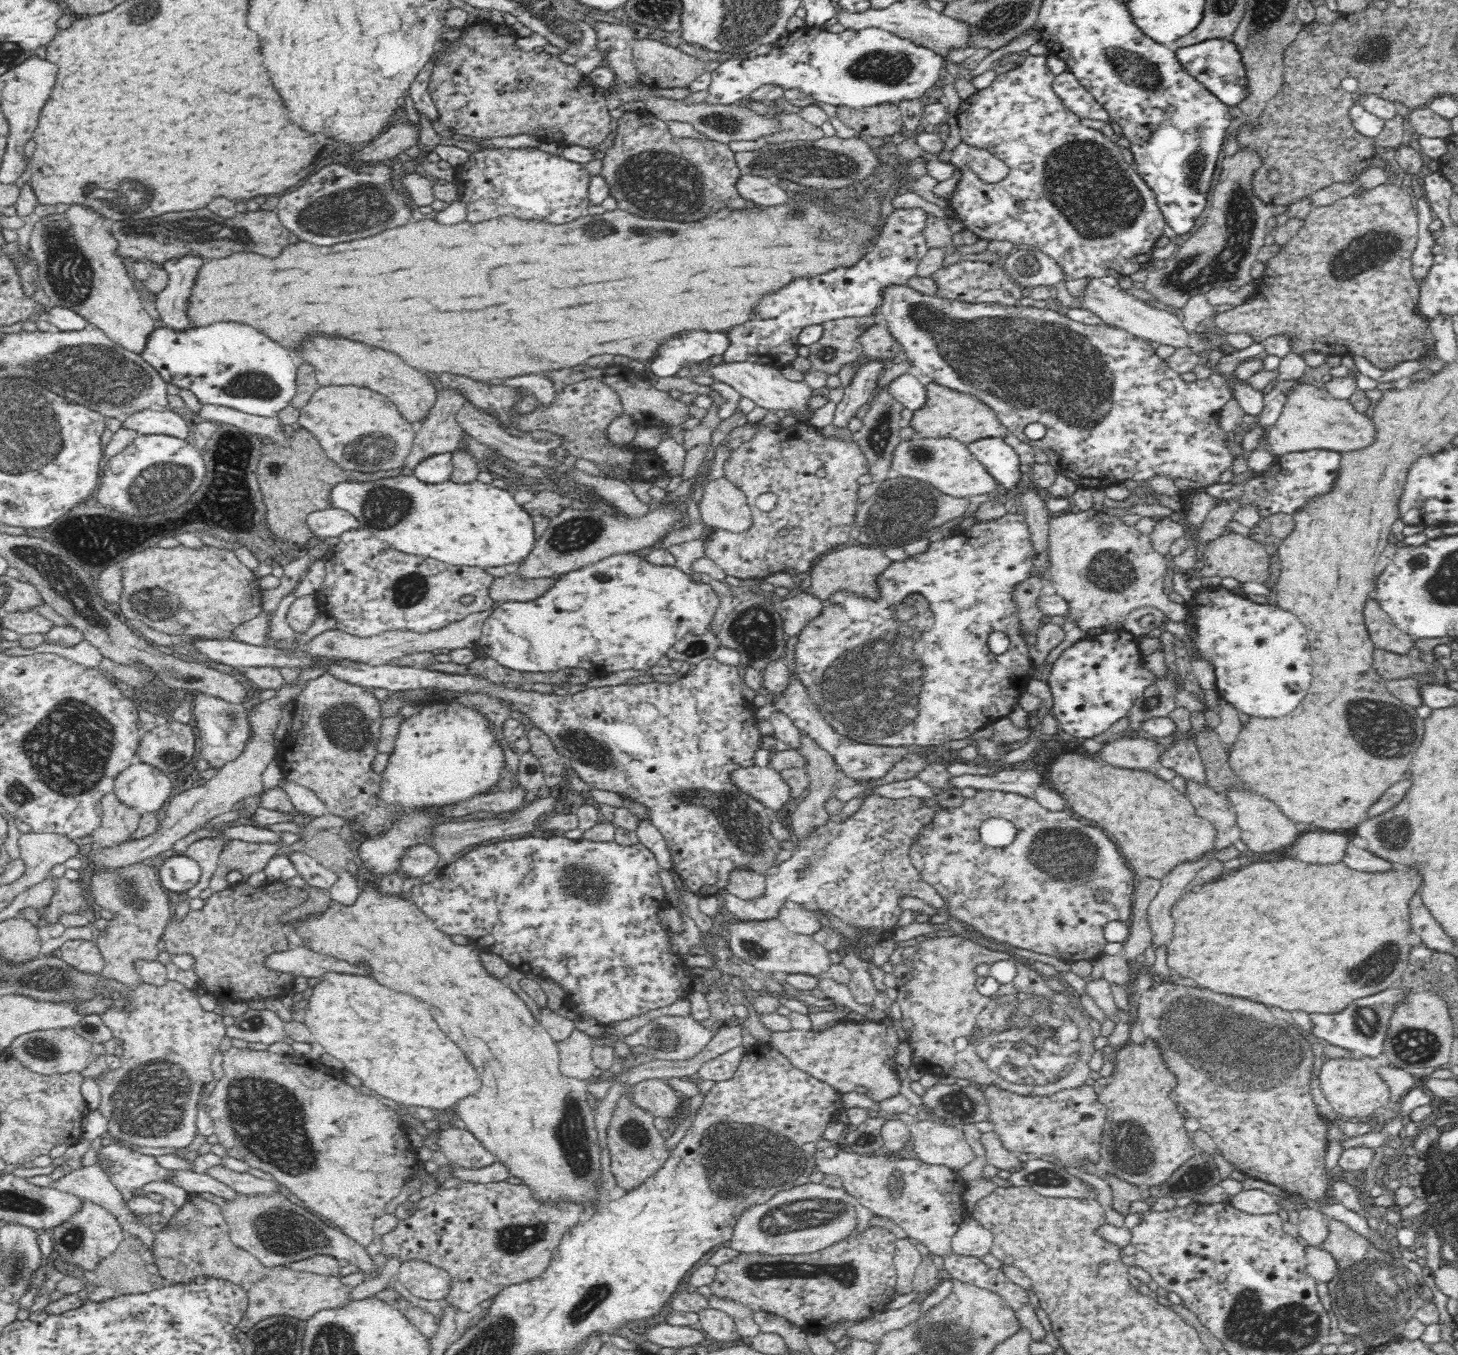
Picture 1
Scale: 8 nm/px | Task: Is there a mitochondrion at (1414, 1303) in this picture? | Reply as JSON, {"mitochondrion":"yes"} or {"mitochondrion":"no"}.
{"mitochondrion":"yes"}

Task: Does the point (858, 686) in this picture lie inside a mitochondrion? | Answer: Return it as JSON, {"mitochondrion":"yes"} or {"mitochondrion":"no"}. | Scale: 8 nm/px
{"mitochondrion":"yes"}

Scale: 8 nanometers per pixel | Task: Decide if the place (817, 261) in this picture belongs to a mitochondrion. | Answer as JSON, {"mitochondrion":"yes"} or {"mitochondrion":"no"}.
{"mitochondrion":"no"}

